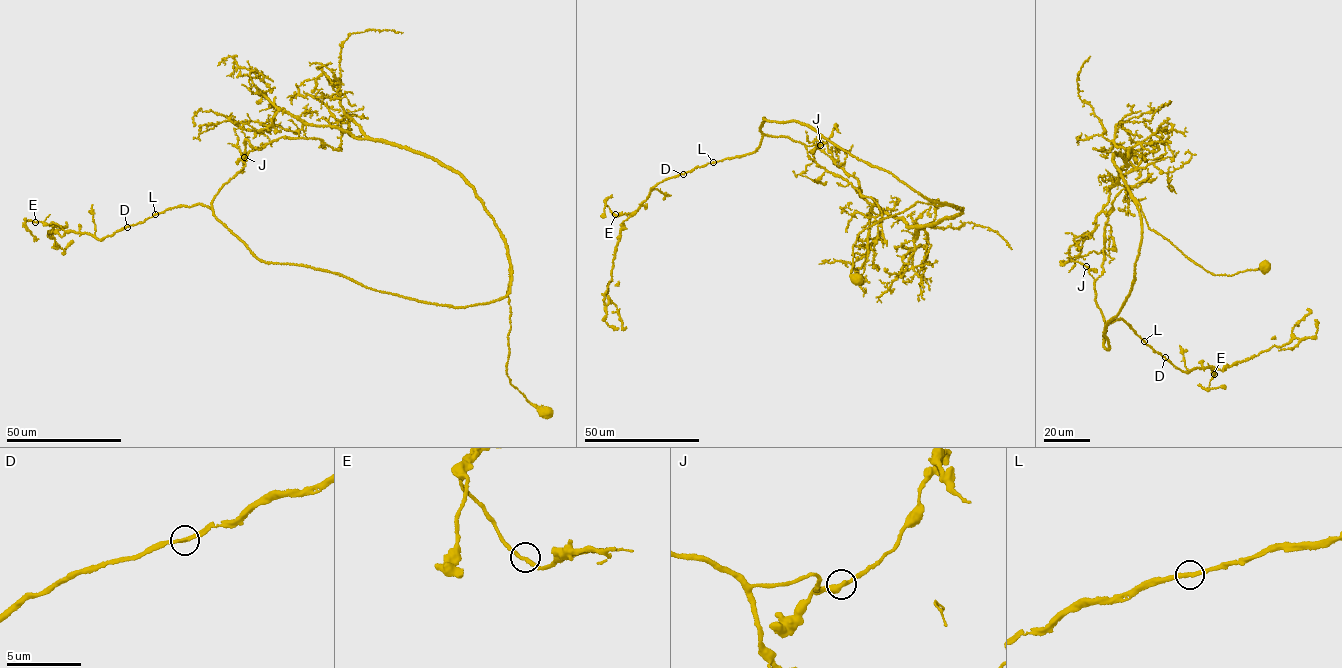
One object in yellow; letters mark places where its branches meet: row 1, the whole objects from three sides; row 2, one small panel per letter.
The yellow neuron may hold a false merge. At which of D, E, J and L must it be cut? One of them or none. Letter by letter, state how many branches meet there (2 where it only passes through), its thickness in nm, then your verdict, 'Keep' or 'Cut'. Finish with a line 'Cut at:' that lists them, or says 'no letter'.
D: Branches: 2. Thickness 320 nm. Keep
E: Branches: 2. Thickness 240 nm. Keep
J: Branches: 2. Thickness 360 nm. Keep
L: Branches: 2. Thickness 280 nm. Keep
Cut at: no letter

